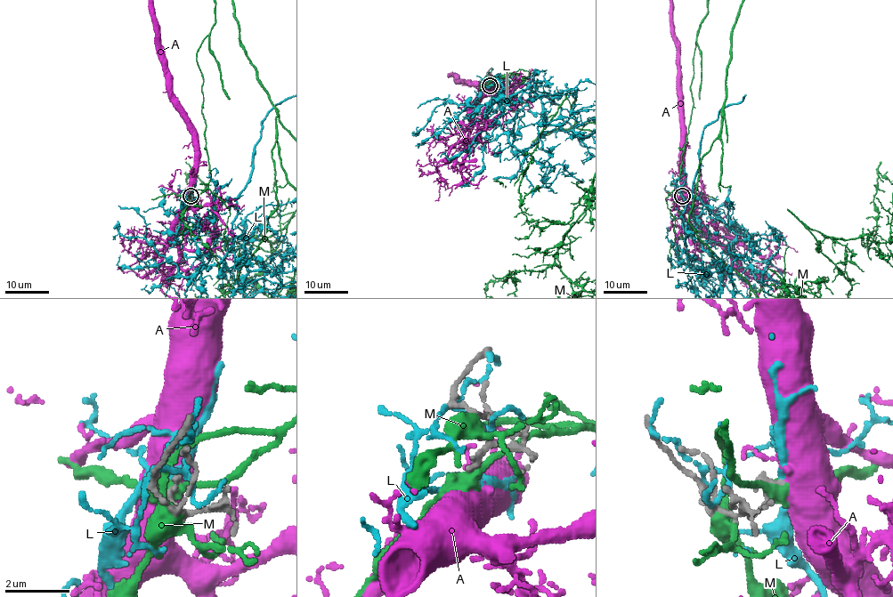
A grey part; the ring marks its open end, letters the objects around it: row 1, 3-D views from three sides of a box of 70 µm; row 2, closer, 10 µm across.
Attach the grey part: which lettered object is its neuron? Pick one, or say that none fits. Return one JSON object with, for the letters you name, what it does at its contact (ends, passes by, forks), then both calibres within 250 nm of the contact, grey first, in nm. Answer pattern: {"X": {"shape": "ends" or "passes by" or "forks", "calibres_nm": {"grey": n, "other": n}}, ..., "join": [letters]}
{"A": {"shape": "passes by", "calibres_nm": {"grey": 170, "other": 650}}, "join": ["A"]}

